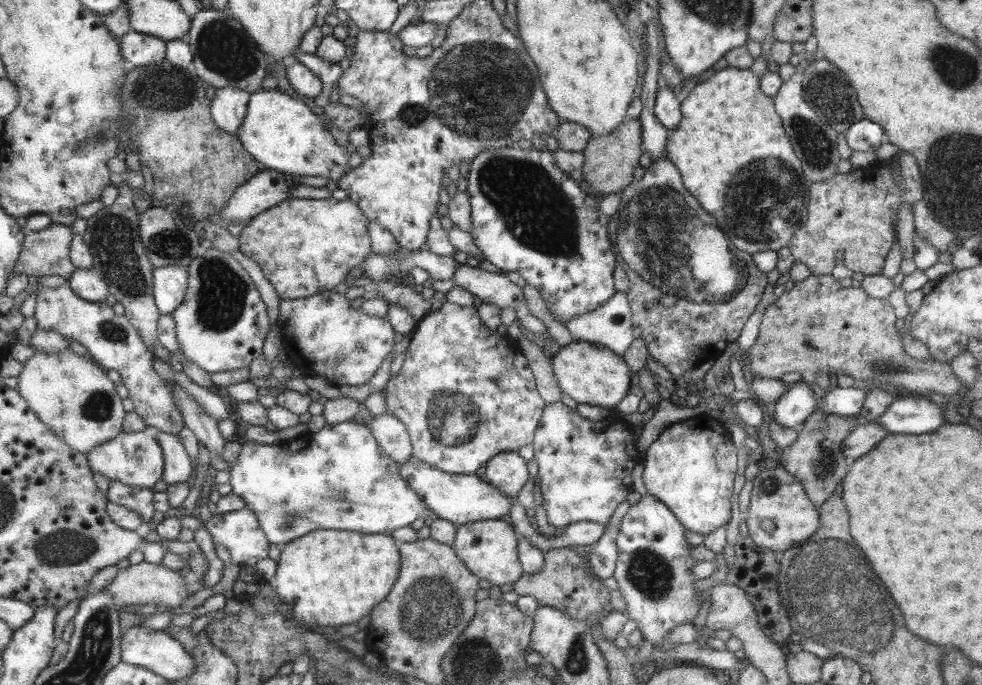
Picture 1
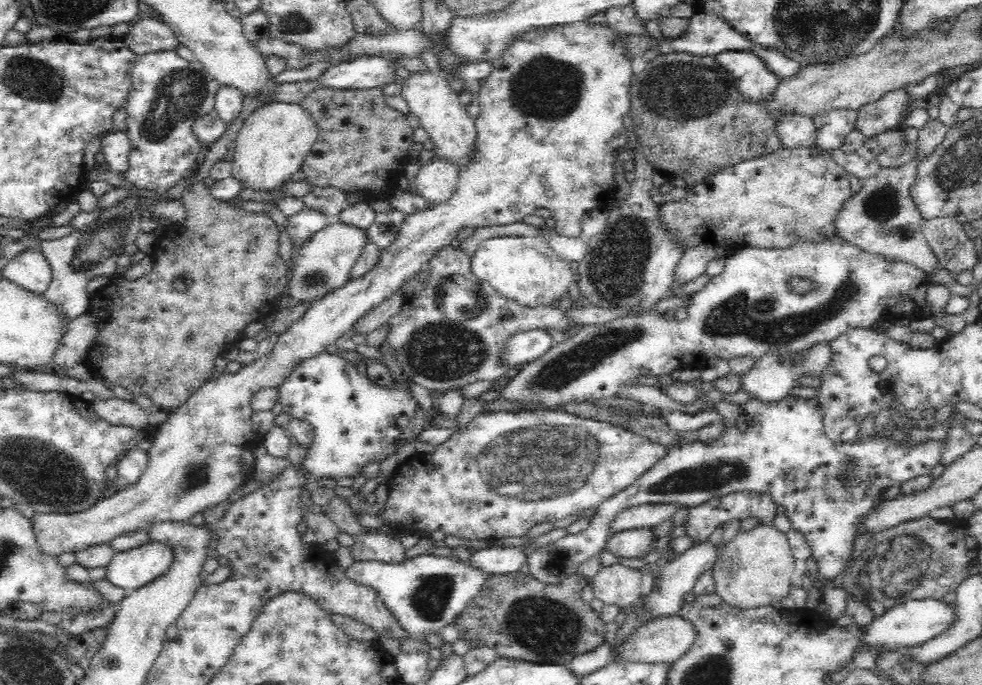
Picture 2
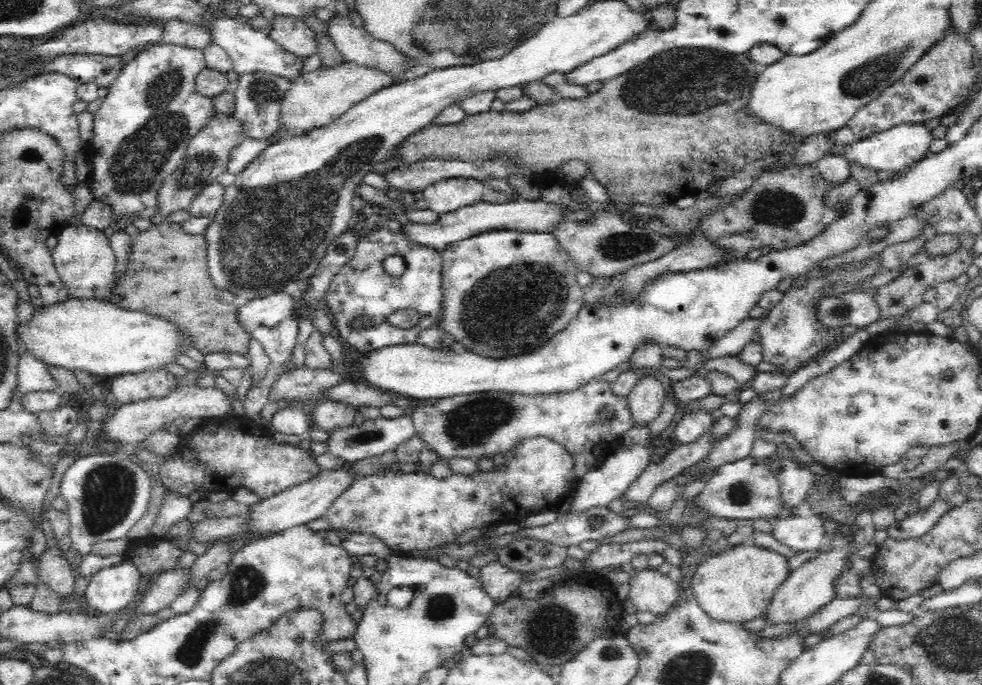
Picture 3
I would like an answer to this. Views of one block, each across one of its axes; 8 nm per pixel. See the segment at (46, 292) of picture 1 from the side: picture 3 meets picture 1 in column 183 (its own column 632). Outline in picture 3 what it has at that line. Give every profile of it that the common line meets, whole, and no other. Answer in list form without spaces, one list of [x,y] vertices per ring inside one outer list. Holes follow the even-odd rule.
[[[592,379],[590,383],[564,394],[466,394],[440,400],[436,406],[422,406],[414,410],[411,419],[416,424],[415,432],[420,441],[439,460],[497,460],[506,451],[514,451],[526,439],[546,436],[566,448],[573,457],[574,475],[582,478],[604,455],[604,444],[606,448],[618,448],[620,434],[634,428],[626,397],[618,397],[612,392],[610,384]]]

